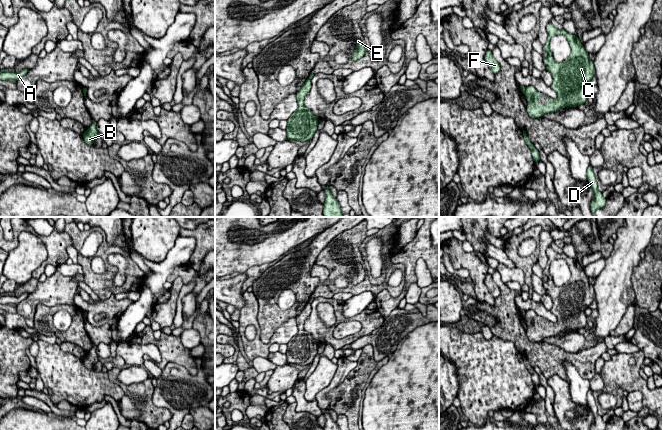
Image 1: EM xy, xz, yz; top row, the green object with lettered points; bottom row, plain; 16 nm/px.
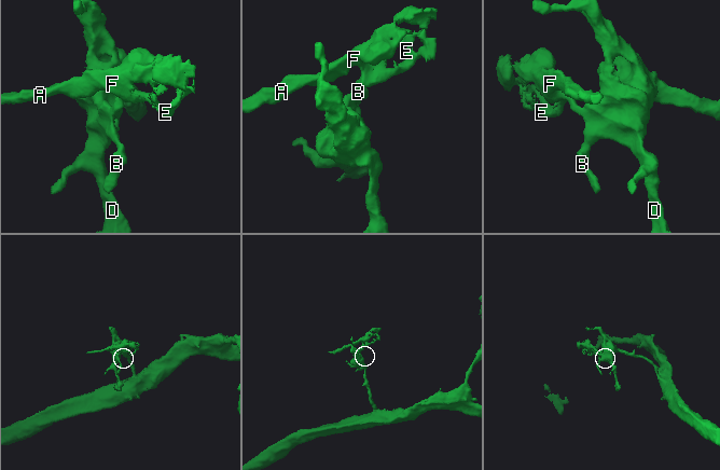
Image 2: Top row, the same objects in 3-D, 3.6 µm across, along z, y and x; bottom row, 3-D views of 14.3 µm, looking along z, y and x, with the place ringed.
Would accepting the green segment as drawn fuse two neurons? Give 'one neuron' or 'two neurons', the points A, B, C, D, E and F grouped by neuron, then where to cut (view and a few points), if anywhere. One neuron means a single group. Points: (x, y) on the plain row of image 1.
two neurons; A E F / B C D; cut in yz along (526, 311), (524, 318)

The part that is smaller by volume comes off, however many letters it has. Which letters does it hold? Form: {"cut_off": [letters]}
{"cut_off": ["A", "E", "F"]}

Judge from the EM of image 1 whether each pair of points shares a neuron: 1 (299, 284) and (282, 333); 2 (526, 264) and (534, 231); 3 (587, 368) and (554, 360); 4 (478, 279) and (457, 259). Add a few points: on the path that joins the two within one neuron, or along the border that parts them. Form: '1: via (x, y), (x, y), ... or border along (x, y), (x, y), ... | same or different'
1: border along (295, 318), (284, 321), (271, 338) | different
2: via (534, 256), (537, 251), (537, 239) | same
3: via (579, 360), (562, 357) | same
4: via (477, 273), (463, 259) | same

